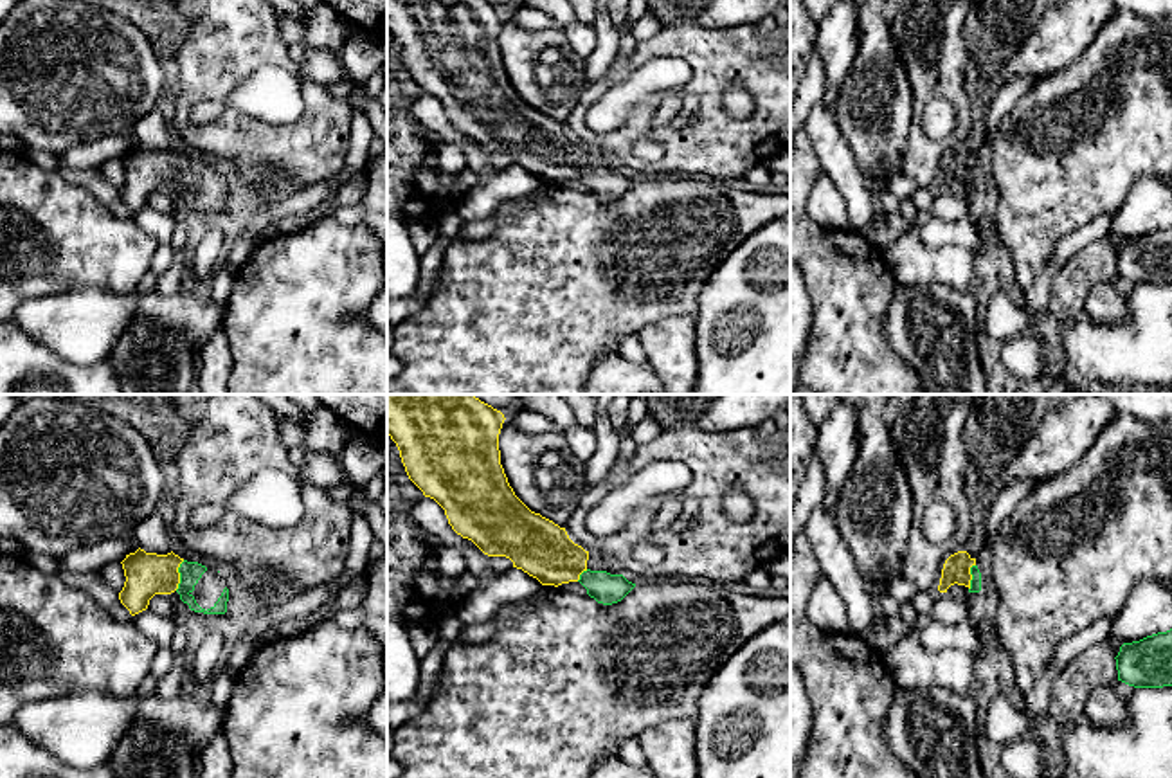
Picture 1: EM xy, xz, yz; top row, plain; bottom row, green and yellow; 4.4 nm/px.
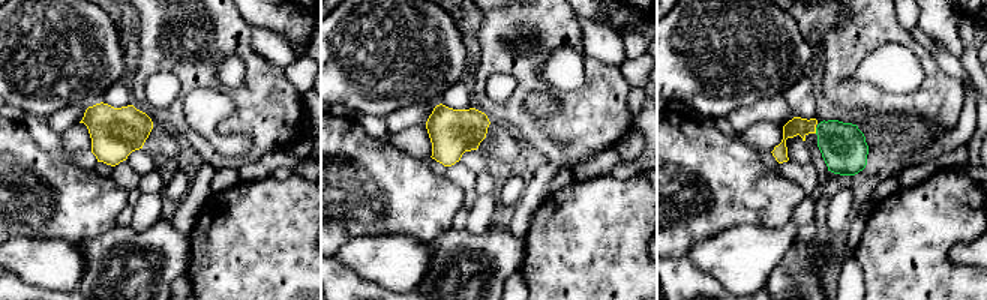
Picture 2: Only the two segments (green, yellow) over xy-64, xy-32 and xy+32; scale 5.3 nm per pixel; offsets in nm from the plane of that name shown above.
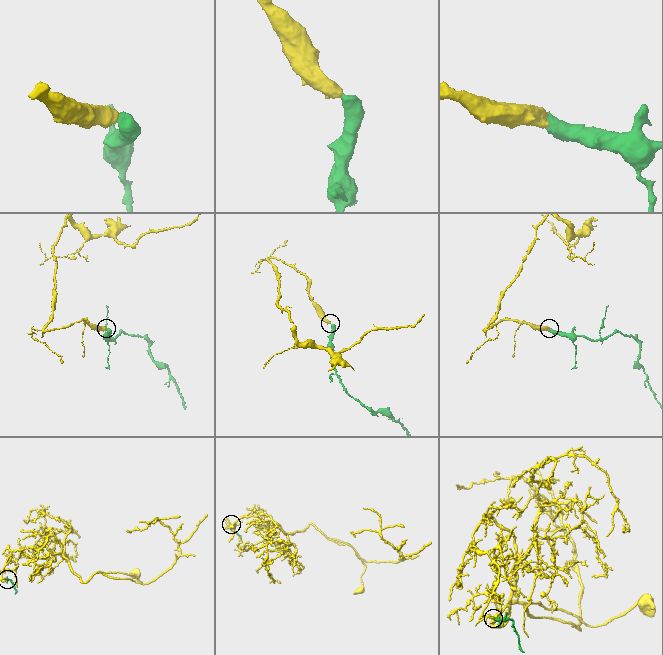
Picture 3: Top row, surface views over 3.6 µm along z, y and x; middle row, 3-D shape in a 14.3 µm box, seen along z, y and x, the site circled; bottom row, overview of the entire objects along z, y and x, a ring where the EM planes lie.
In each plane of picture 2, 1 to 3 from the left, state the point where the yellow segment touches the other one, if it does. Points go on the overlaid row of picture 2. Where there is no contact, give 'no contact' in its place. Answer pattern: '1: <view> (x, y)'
1: no contact
2: no contact
3: xy+32 (816, 131)

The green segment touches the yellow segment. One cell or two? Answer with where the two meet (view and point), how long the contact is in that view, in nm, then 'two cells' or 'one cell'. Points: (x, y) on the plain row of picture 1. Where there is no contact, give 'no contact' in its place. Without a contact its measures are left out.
meets green in xy at (180, 171); contact 140 nm long; one cell

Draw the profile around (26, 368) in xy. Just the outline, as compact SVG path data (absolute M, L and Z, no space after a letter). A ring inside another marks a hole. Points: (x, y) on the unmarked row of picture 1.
M0 321L0 394L121 394L121 384L112 362L74 366Z

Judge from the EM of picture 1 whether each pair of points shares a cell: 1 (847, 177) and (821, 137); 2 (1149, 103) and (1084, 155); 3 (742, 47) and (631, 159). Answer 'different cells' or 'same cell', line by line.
1: same cell
2: same cell
3: same cell

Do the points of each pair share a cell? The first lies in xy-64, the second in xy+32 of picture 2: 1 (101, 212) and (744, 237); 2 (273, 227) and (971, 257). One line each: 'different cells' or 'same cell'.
1: different cells
2: different cells

